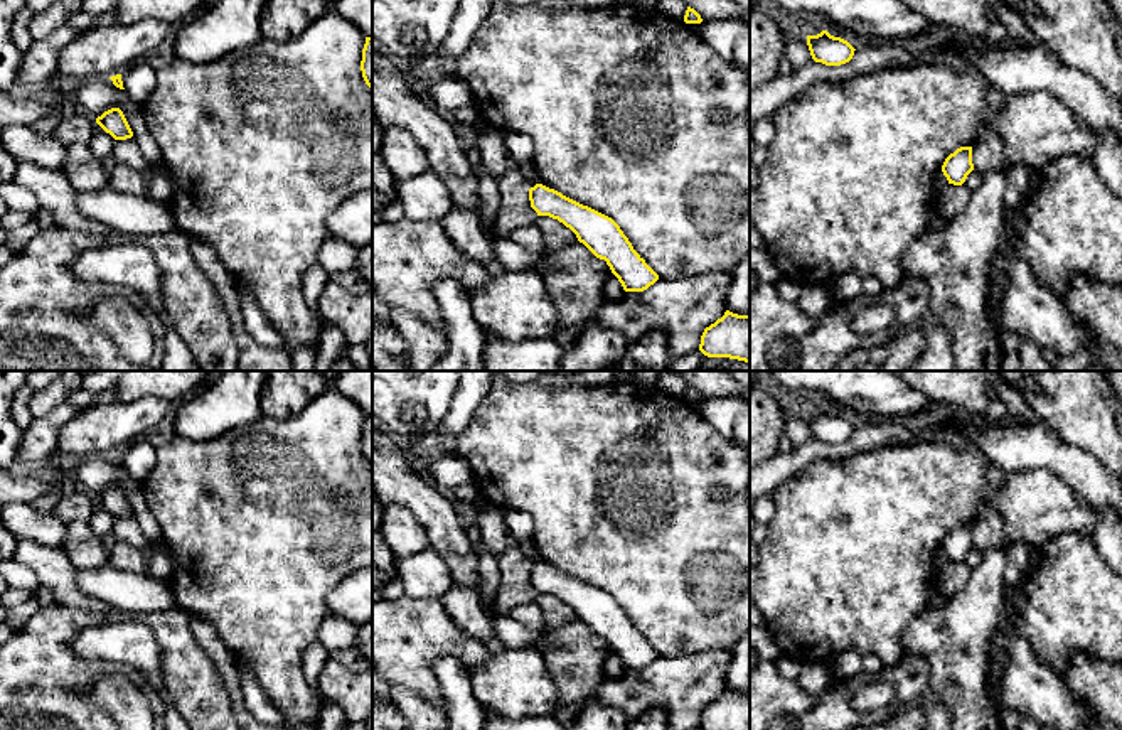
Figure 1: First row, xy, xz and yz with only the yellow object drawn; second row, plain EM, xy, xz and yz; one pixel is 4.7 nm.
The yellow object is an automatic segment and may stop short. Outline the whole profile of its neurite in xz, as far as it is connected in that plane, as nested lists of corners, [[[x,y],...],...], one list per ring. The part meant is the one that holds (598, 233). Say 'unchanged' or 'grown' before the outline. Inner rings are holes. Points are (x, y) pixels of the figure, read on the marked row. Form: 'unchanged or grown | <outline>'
unchanged | [[[542,184],[529,189],[529,201],[537,216],[558,219],[596,258],[605,260],[625,292],[644,292],[659,280],[612,217]]]

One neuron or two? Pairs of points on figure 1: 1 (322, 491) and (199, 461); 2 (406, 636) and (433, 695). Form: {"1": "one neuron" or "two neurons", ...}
{"1": "one neuron", "2": "one neuron"}

